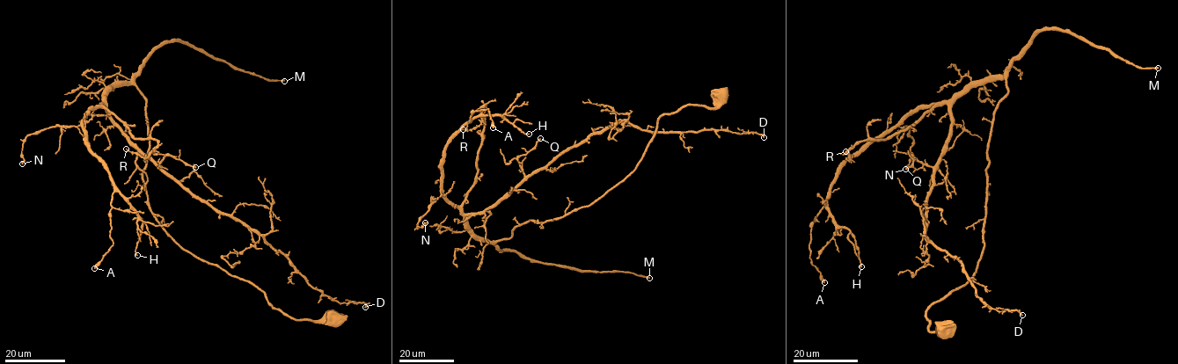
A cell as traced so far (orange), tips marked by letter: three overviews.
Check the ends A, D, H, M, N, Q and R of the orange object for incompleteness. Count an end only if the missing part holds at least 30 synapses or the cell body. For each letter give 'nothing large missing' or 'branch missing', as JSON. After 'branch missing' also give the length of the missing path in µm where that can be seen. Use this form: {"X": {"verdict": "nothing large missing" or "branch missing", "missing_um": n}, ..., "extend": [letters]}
{"A": {"verdict": "nothing large missing"}, "D": {"verdict": "nothing large missing"}, "H": {"verdict": "nothing large missing"}, "M": {"verdict": "branch missing", "missing_um": 200}, "N": {"verdict": "nothing large missing"}, "Q": {"verdict": "nothing large missing"}, "R": {"verdict": "nothing large missing"}, "extend": ["M"]}

